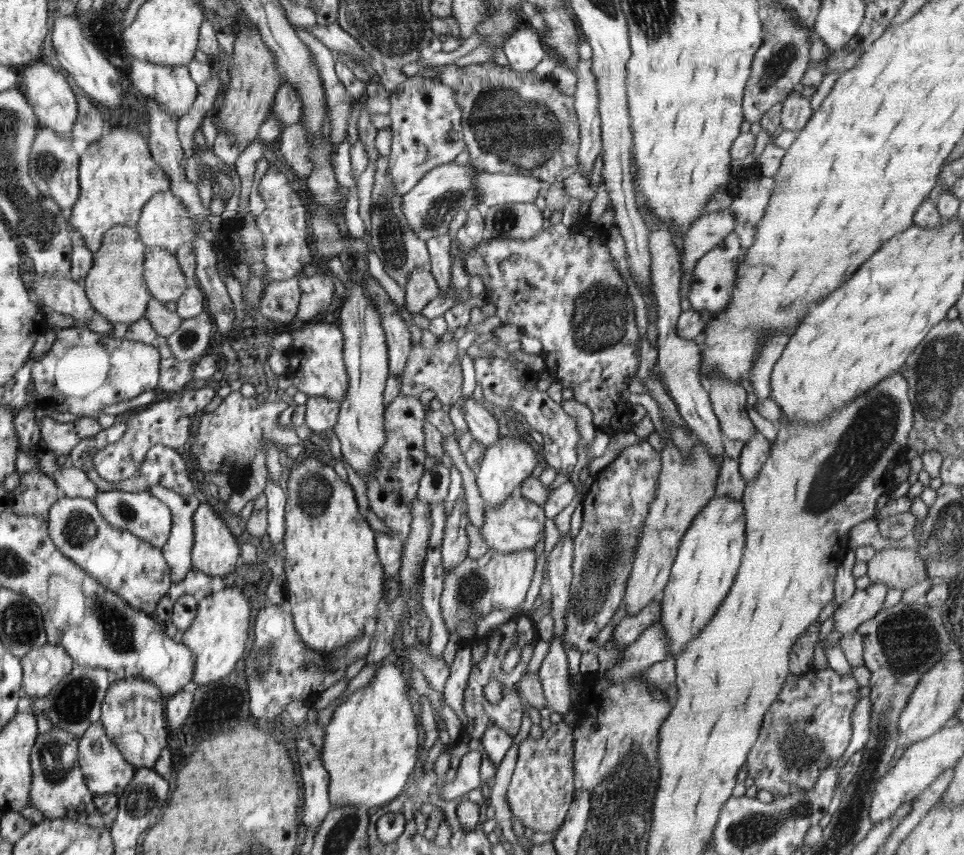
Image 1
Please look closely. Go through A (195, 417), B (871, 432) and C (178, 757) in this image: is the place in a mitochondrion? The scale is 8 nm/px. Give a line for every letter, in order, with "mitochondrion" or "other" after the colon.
A: other
B: mitochondrion
C: other

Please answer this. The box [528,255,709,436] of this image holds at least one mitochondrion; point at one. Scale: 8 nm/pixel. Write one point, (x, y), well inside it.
(599, 322)

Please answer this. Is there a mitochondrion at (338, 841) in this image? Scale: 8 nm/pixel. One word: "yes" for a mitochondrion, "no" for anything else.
yes

